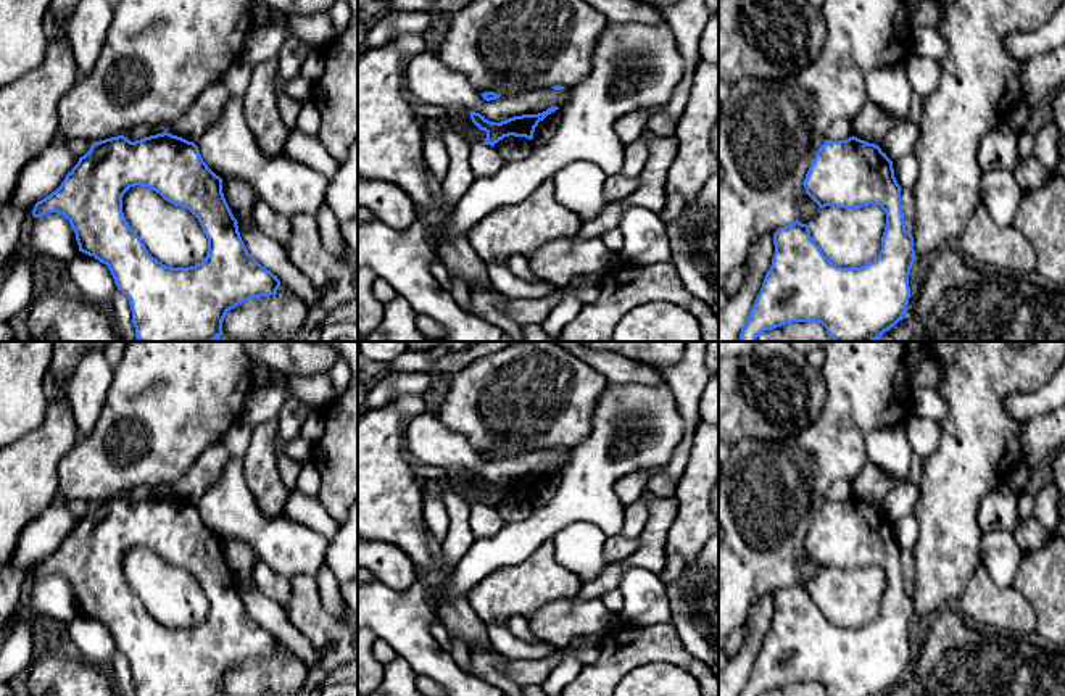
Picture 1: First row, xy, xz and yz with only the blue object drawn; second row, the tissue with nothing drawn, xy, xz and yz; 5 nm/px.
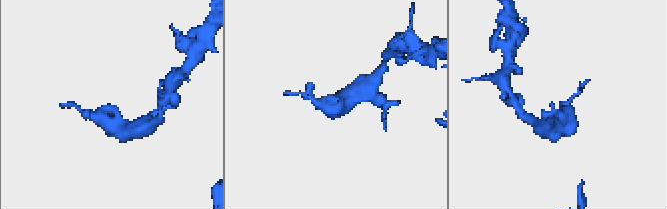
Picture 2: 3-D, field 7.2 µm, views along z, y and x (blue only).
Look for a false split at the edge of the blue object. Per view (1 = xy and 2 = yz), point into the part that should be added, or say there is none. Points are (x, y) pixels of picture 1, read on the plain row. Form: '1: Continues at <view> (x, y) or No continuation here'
1: No continuation here
2: No continuation here

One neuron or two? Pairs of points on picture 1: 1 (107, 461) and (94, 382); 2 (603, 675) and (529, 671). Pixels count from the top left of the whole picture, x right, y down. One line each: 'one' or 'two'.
1: two
2: two

